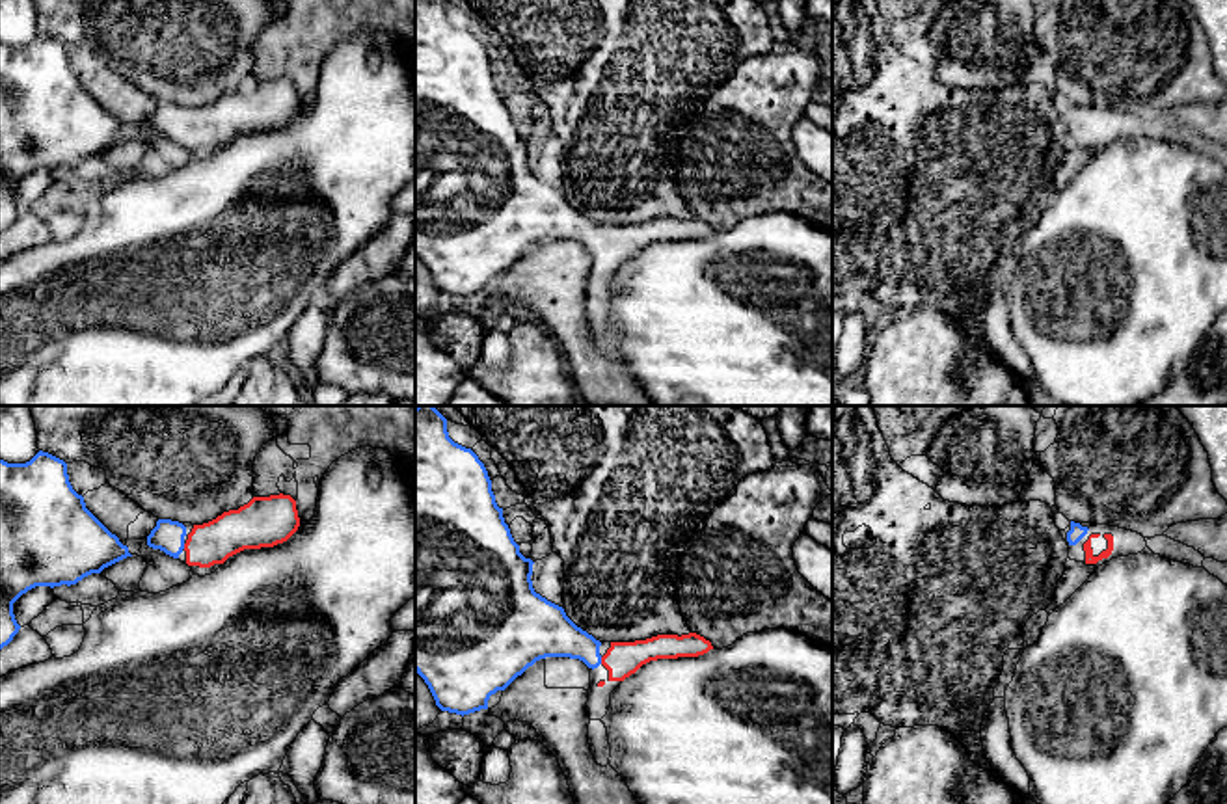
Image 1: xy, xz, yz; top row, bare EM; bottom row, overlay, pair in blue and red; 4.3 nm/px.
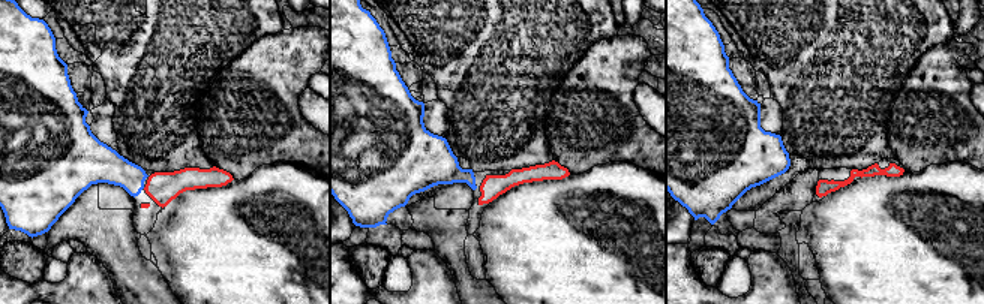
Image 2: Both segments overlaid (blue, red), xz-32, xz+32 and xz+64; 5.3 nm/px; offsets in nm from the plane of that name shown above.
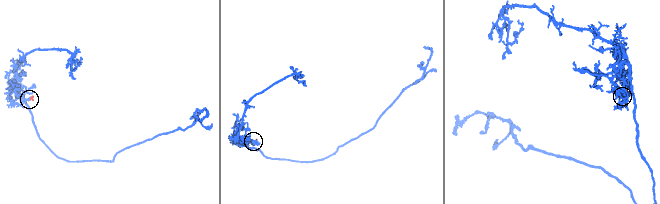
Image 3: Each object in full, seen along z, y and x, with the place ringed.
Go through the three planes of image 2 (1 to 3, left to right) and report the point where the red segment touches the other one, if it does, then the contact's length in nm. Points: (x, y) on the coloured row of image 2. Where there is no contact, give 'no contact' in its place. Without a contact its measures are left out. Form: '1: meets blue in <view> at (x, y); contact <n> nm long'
1: no contact
2: no contact
3: no contact

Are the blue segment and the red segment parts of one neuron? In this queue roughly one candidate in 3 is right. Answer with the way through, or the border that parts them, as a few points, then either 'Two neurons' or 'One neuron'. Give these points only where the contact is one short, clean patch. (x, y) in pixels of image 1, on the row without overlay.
Path across: xz (550, 216), (579, 227), (600, 244), (622, 242). One neuron

